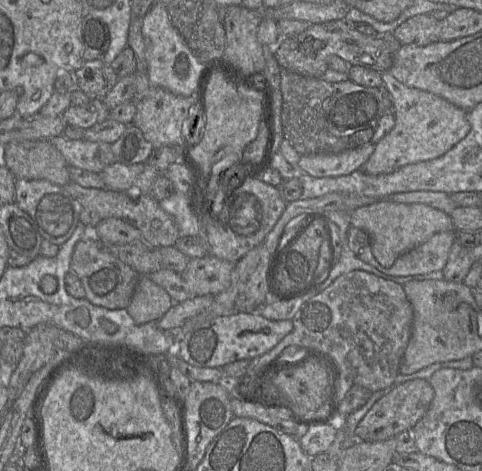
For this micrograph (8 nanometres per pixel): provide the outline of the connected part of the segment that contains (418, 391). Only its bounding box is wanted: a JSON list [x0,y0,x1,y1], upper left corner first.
[355,379,434,441]

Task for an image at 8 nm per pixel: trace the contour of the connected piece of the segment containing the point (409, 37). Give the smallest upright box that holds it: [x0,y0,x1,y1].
[393,14,439,46]

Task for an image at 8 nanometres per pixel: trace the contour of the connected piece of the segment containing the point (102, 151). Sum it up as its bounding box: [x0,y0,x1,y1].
[49,135,116,173]

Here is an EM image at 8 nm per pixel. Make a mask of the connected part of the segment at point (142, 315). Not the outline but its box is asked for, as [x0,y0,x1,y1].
[126,275,173,324]

